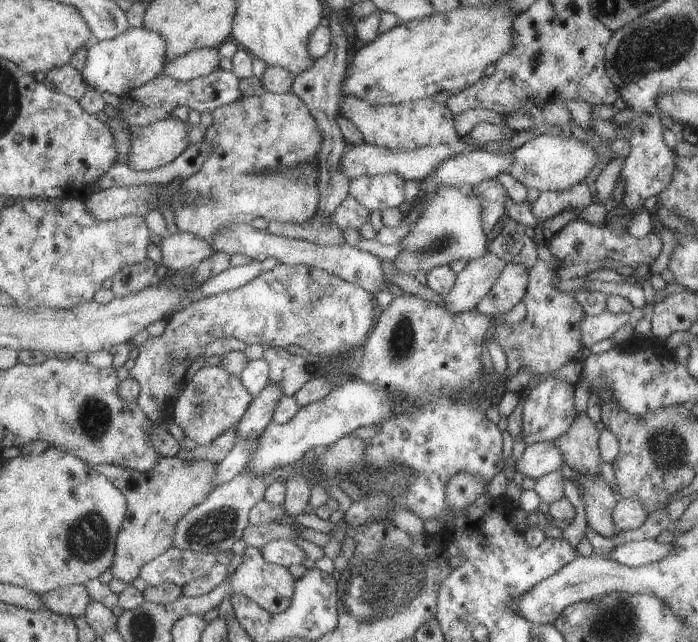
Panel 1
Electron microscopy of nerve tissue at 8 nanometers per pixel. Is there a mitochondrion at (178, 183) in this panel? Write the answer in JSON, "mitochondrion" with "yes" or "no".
{"mitochondrion":"no"}

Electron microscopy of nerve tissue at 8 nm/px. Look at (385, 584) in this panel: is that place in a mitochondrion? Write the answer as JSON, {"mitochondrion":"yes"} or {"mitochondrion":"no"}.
{"mitochondrion":"yes"}

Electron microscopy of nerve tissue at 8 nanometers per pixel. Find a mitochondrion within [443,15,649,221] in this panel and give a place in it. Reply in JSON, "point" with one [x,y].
{"point":[535,61]}

